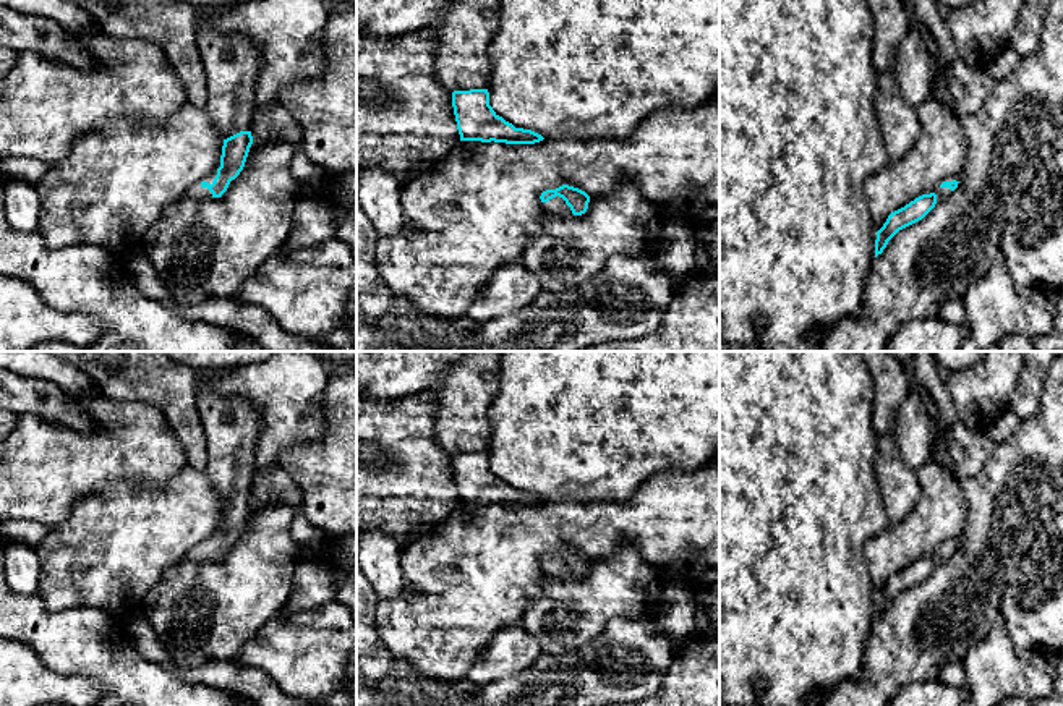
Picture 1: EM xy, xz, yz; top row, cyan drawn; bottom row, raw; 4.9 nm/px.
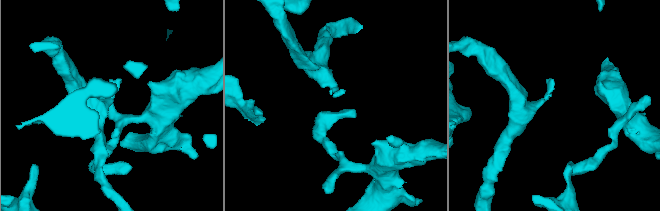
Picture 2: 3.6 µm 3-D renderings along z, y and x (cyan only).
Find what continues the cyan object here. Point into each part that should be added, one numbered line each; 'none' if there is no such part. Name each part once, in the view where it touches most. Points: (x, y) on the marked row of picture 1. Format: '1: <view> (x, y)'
1: xy (195, 191)

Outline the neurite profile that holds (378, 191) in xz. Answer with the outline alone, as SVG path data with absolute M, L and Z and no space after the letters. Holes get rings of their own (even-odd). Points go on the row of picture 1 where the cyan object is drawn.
M381 167L360 170L356 198L379 236L394 236L402 228L402 185Z

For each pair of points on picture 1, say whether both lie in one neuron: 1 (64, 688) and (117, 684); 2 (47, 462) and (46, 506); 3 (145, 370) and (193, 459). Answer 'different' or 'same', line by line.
1: different
2: same
3: same

